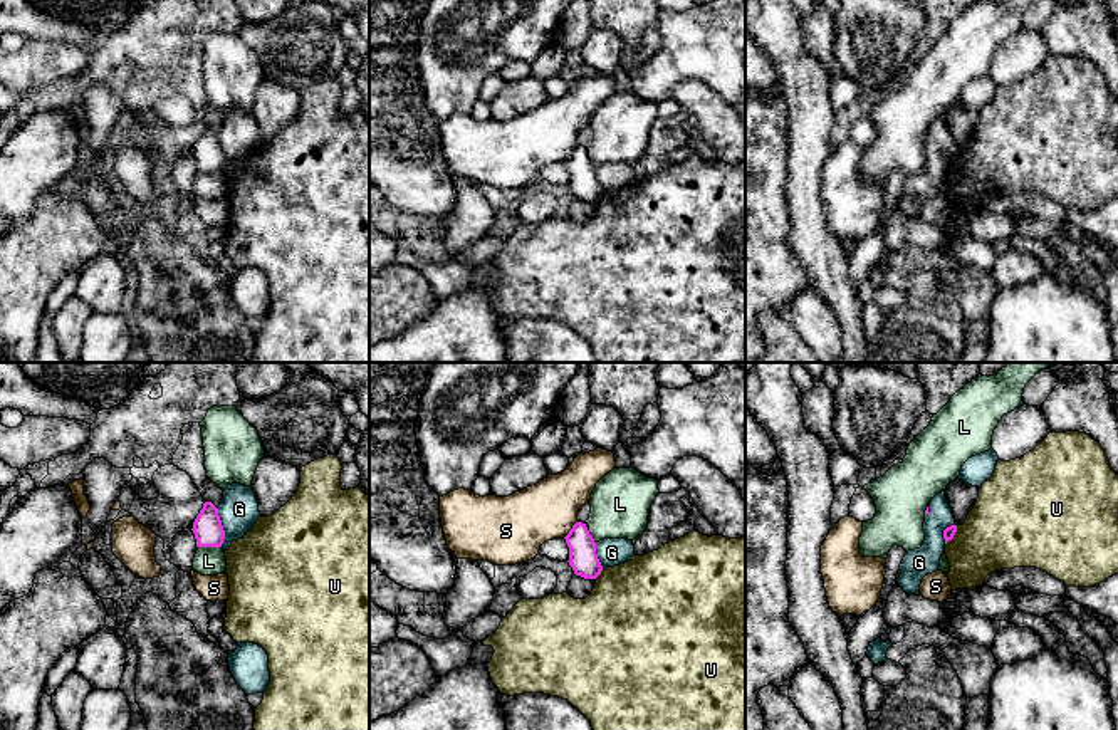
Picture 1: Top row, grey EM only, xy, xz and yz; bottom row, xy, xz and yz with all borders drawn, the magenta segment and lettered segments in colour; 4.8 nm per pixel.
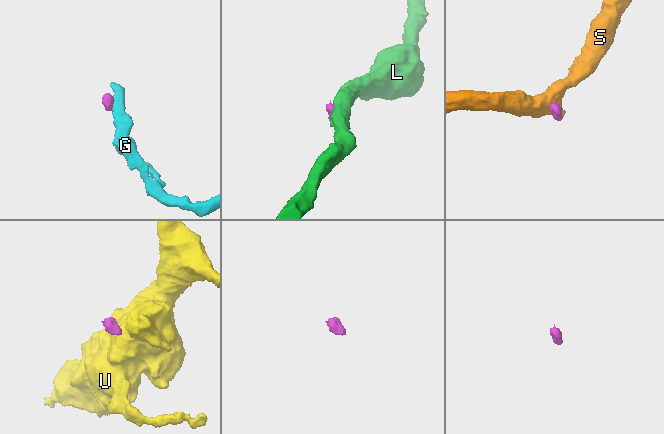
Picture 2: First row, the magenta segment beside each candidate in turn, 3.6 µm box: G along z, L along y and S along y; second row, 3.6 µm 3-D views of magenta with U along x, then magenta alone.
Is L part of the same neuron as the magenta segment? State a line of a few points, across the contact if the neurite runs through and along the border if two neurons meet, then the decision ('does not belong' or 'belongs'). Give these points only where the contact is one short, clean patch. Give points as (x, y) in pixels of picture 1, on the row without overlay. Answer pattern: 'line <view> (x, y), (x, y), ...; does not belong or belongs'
line xy (198, 170), (220, 172); does not belong

